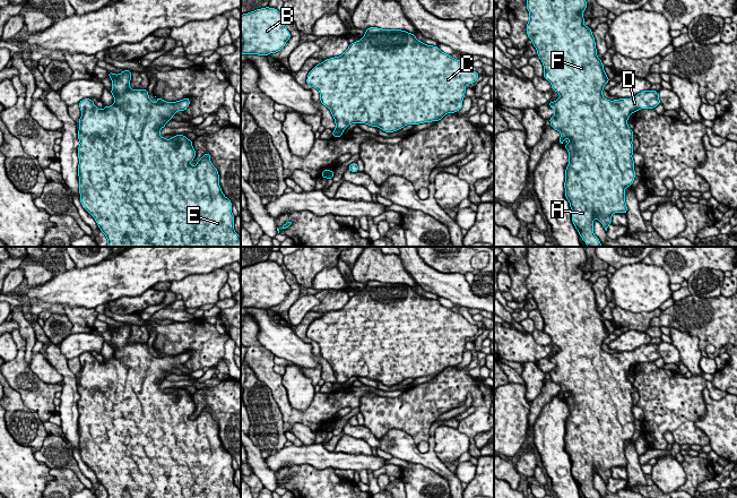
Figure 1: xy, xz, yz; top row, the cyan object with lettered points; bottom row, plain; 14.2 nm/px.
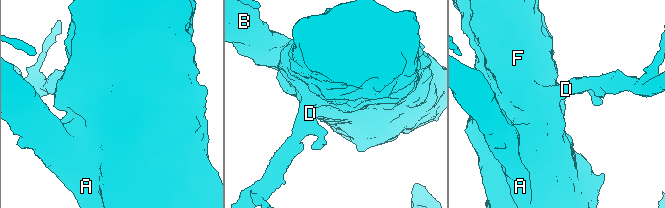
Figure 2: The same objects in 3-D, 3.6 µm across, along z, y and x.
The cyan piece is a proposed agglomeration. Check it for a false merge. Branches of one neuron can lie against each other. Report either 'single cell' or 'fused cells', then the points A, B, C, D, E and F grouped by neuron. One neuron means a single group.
single cell | A B C D E F

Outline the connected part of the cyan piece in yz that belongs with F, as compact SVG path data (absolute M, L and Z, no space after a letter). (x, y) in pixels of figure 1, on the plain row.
M527 247L527 263L529 265L529 276L527 277L527 287L529 293L532 294L532 299L537 303L537 309L543 316L544 319L544 332L547 333L550 338L552 343L557 345L561 350L554 354L549 355L549 360L555 364L555 368L549 372L552 381L555 384L558 384L561 386L561 390L558 393L558 396L563 398L567 405L569 405L569 418L565 423L565 452L570 456L570 461L572 463L572 475L578 483L580 490L586 496L586 498L601 498L599 492L593 487L593 473L597 472L605 483L607 484L608 479L612 478L612 469L614 466L624 466L627 465L627 460L625 456L625 441L631 440L634 431L635 431L635 424L634 424L634 414L632 412L633 409L633 397L632 394L633 390L633 384L630 383L627 379L627 372L632 367L635 367L638 363L641 362L654 362L657 359L660 358L659 347L657 344L643 344L639 346L636 350L631 352L619 352L619 353L607 353L602 350L604 340L610 334L604 324L604 318L601 314L597 309L597 302L596 302L596 295L595 291L592 289L592 284L589 280L584 280L584 272L583 272L583 265L587 261L587 255L583 247Z

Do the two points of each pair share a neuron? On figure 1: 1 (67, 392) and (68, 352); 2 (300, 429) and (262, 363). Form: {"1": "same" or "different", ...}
{"1": "different", "2": "different"}

